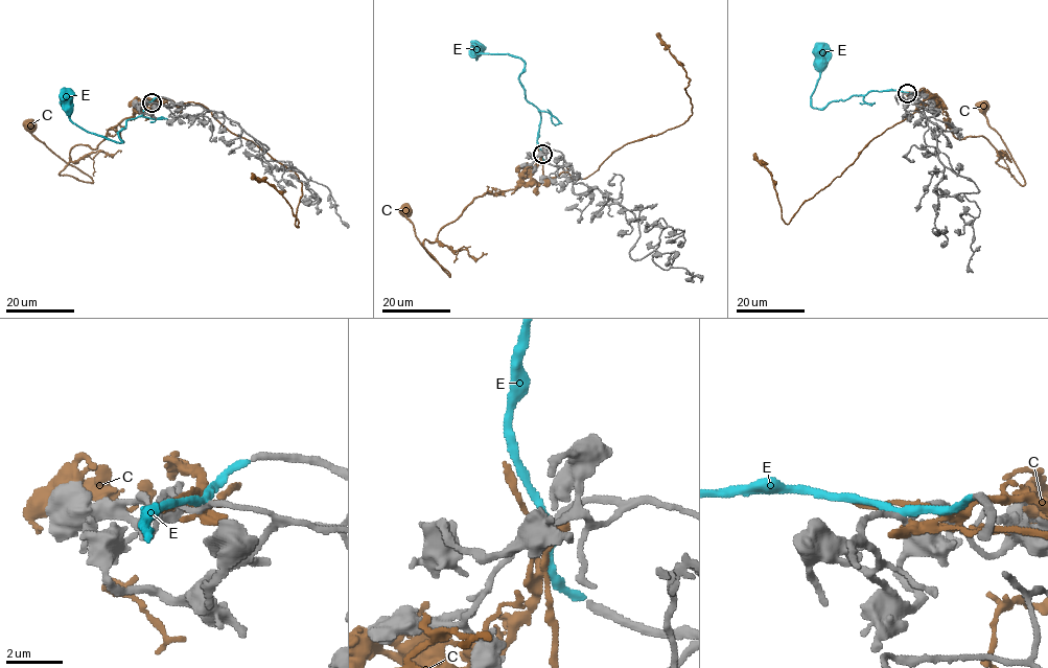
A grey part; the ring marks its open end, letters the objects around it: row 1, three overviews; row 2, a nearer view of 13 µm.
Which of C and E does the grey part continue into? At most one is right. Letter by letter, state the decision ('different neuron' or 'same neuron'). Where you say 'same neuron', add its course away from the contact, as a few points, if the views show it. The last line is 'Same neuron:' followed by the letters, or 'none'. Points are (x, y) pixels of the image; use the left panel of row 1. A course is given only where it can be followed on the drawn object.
C: different neuron
E: same neuron; it runs (152, 102), (126, 122), (119, 143), (74, 124), (66, 96)
Same neuron: E

